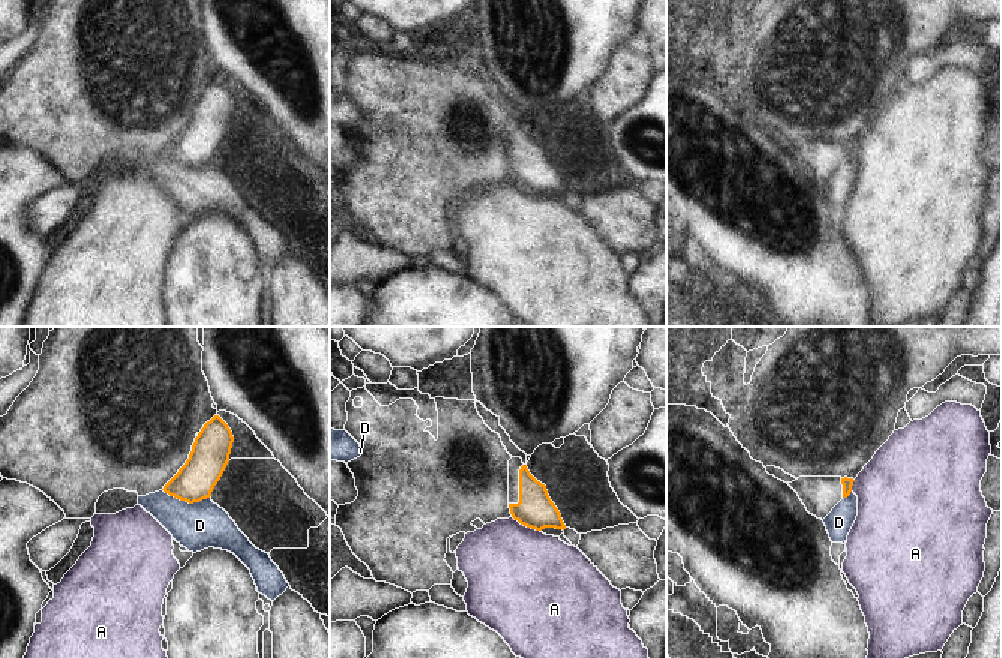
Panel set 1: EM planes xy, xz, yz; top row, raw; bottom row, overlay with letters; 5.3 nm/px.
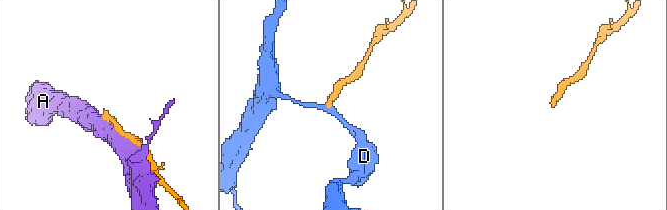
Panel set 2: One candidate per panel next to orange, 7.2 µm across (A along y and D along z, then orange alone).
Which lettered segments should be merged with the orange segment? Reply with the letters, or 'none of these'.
none of these

